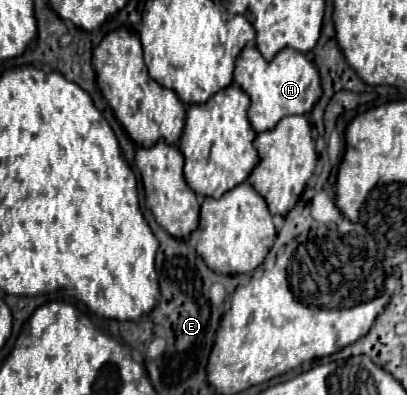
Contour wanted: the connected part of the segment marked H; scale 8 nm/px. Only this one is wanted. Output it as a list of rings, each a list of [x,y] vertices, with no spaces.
[[[247,44],[235,62],[235,74],[233,82],[241,86],[247,96],[251,98],[249,108],[249,122],[255,132],[273,130],[275,124],[289,114],[309,114],[313,104],[321,96],[321,84],[319,84],[319,72],[315,64],[301,52],[293,48],[283,48],[271,62],[267,62],[261,52]]]

